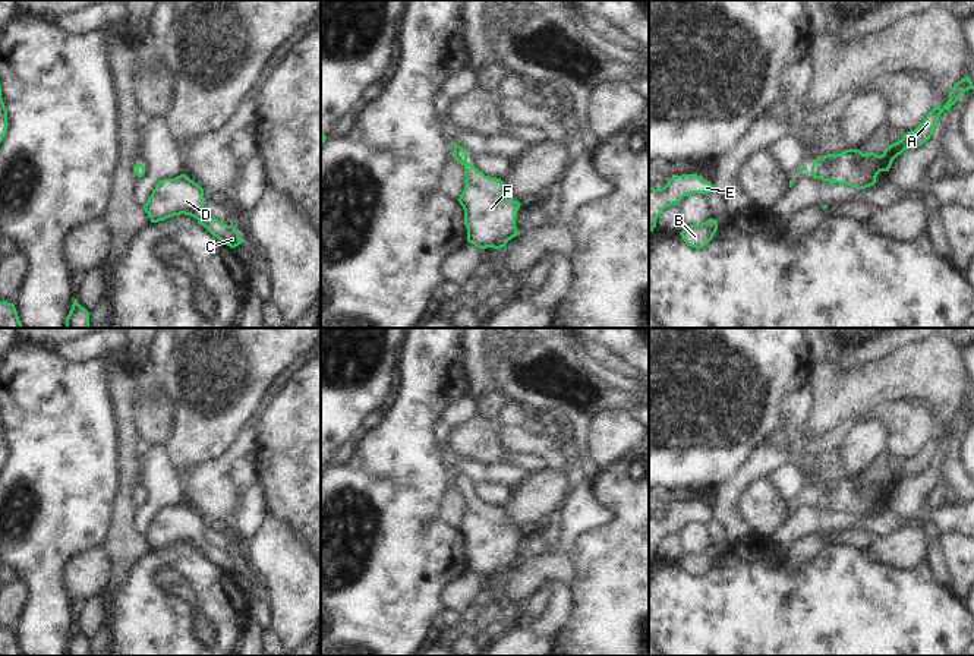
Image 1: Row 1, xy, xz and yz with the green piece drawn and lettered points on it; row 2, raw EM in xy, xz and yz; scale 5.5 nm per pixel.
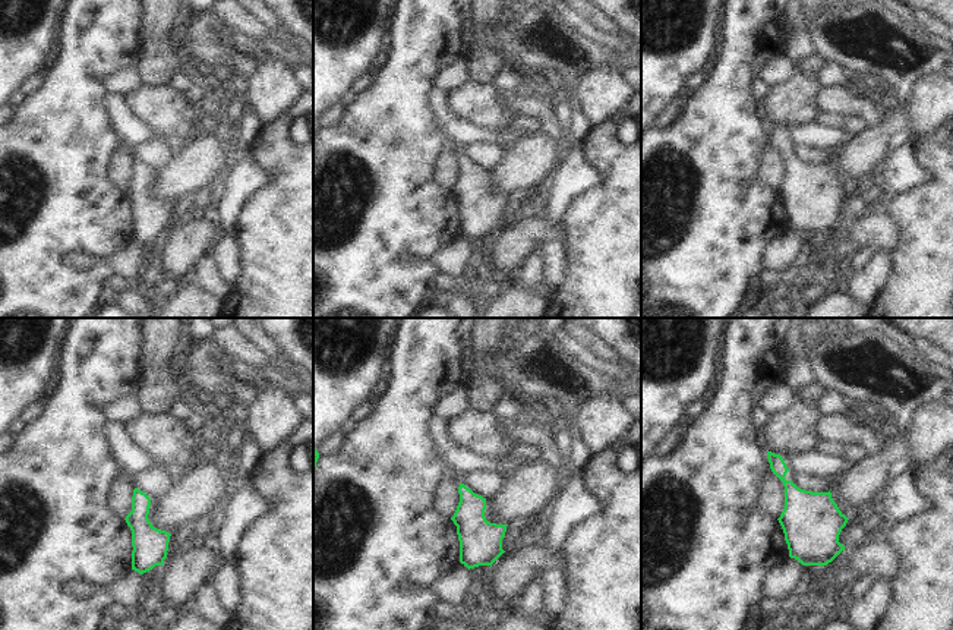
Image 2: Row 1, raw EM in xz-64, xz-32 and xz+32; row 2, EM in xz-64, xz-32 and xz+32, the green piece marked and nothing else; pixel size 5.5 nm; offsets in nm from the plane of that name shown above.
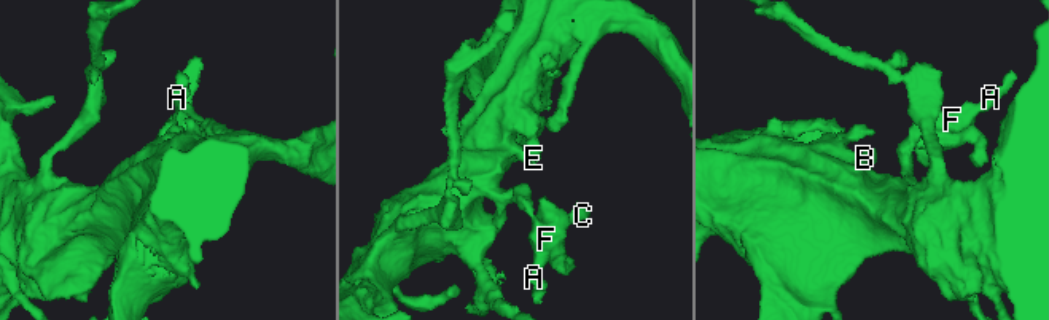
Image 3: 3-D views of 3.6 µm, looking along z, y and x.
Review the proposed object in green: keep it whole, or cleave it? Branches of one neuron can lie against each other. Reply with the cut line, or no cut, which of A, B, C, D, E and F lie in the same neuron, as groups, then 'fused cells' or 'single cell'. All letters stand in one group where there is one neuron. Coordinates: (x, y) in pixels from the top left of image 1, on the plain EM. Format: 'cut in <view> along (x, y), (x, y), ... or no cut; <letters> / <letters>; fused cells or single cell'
no cut; A B C D E F; single cell

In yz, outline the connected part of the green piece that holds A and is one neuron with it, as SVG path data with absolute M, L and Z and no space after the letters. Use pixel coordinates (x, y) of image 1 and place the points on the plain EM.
M968 404L958 409L949 420L949 428L940 436L936 433L914 458L907 460L901 469L889 473L882 483L874 480L863 482L860 477L845 477L841 482L828 482L817 485L811 493L811 504L832 512L847 512L857 517L866 517L876 511L880 499L889 499L893 488L905 477L920 474L930 467L940 442L959 428L959 425L974 417Z

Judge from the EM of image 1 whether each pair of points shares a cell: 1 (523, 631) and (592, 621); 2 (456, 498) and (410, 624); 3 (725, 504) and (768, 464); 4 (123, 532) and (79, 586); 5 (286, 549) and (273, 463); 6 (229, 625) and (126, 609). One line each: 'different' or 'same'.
1: different
2: different
3: same
4: different
5: different
6: same

